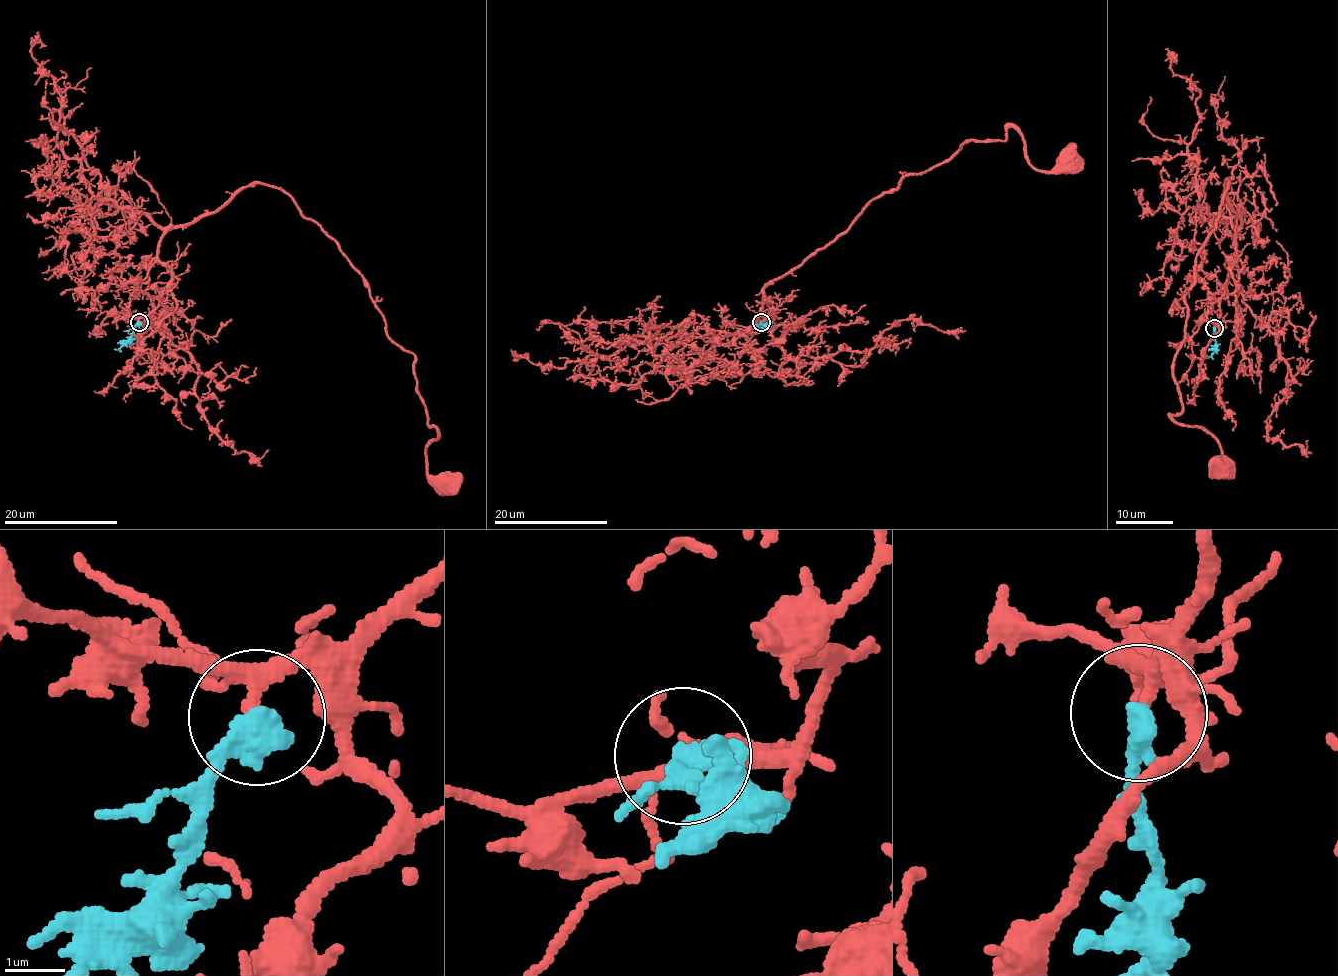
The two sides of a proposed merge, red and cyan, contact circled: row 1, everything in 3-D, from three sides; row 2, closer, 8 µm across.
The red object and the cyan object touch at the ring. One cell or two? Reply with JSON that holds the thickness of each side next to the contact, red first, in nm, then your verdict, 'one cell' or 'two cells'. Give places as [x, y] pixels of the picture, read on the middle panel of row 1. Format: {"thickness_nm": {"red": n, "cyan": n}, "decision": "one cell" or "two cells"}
{"thickness_nm": {"red": 150, "cyan": 400}, "decision": "one cell"}

